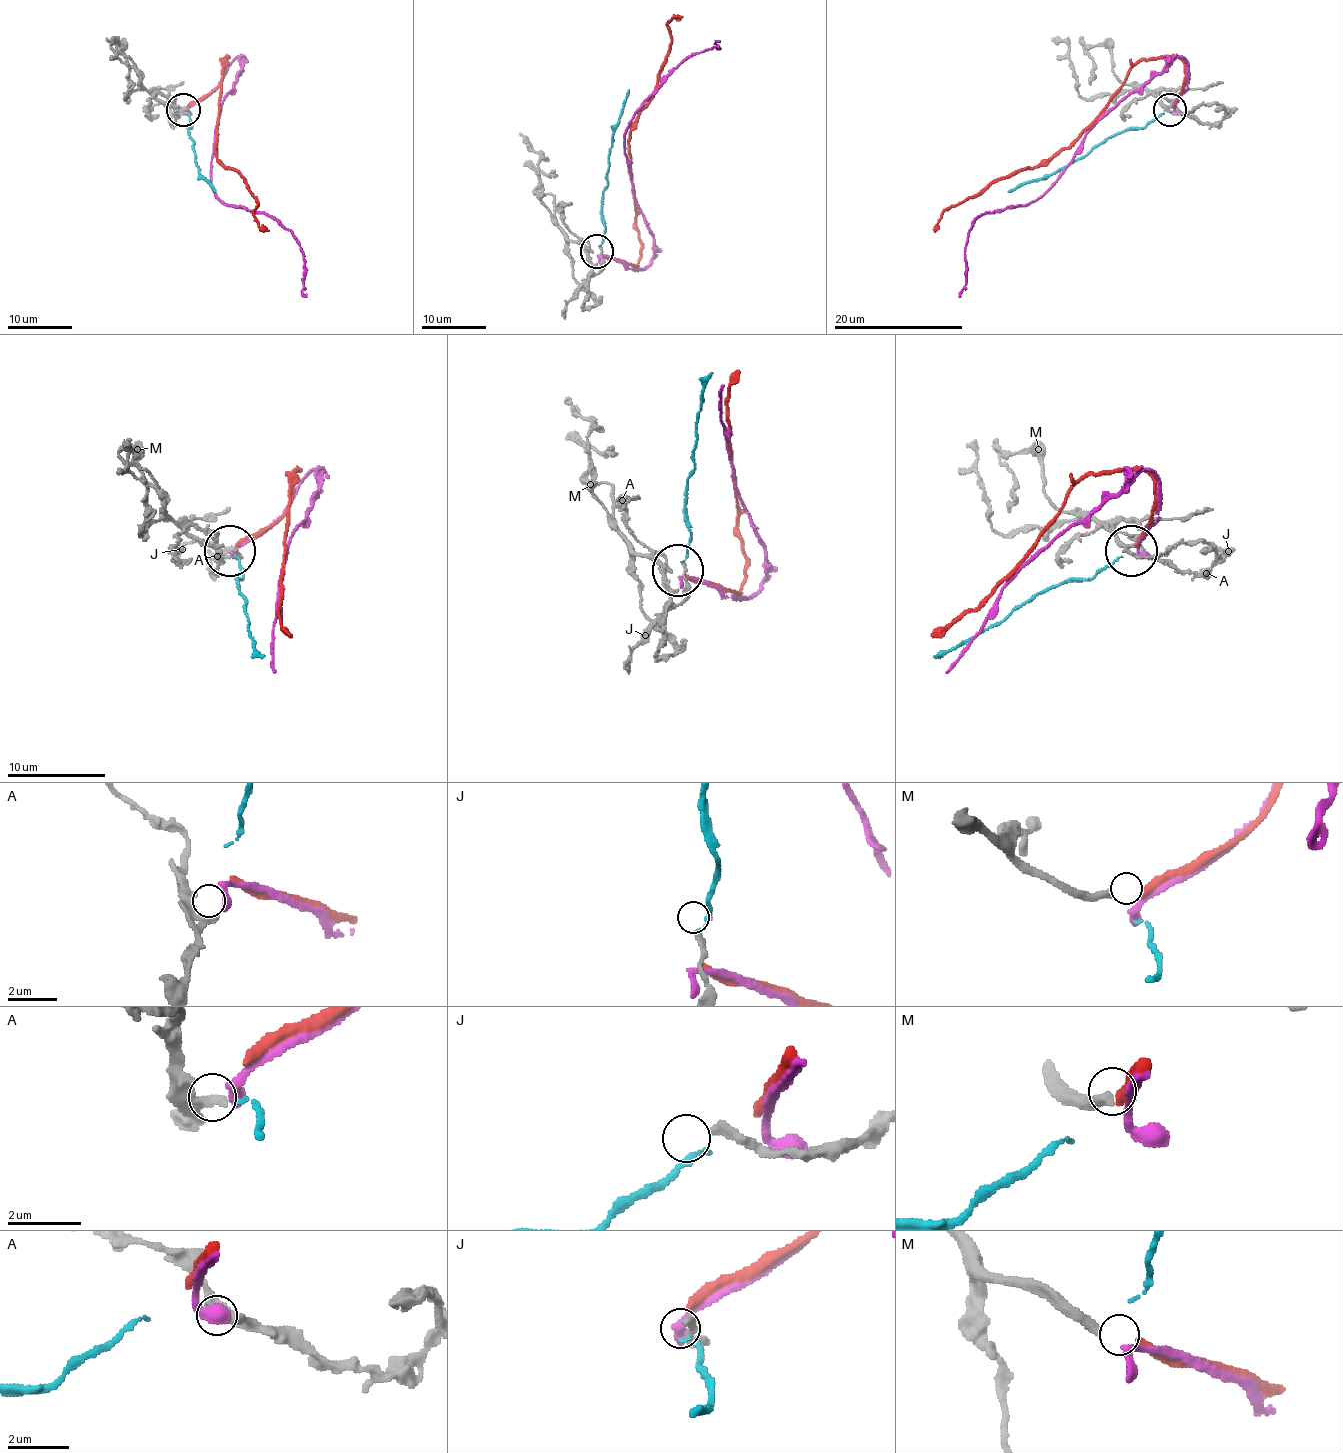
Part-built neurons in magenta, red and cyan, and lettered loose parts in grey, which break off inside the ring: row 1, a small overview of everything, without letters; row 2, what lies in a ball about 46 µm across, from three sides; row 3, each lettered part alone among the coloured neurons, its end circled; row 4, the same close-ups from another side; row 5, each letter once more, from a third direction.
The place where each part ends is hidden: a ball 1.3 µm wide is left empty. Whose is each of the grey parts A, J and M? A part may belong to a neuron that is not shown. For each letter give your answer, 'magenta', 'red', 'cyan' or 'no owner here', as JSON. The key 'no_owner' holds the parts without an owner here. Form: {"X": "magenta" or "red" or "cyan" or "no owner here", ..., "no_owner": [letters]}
{"A": "magenta", "J": "no owner here", "M": "red", "no_owner": ["J"]}

